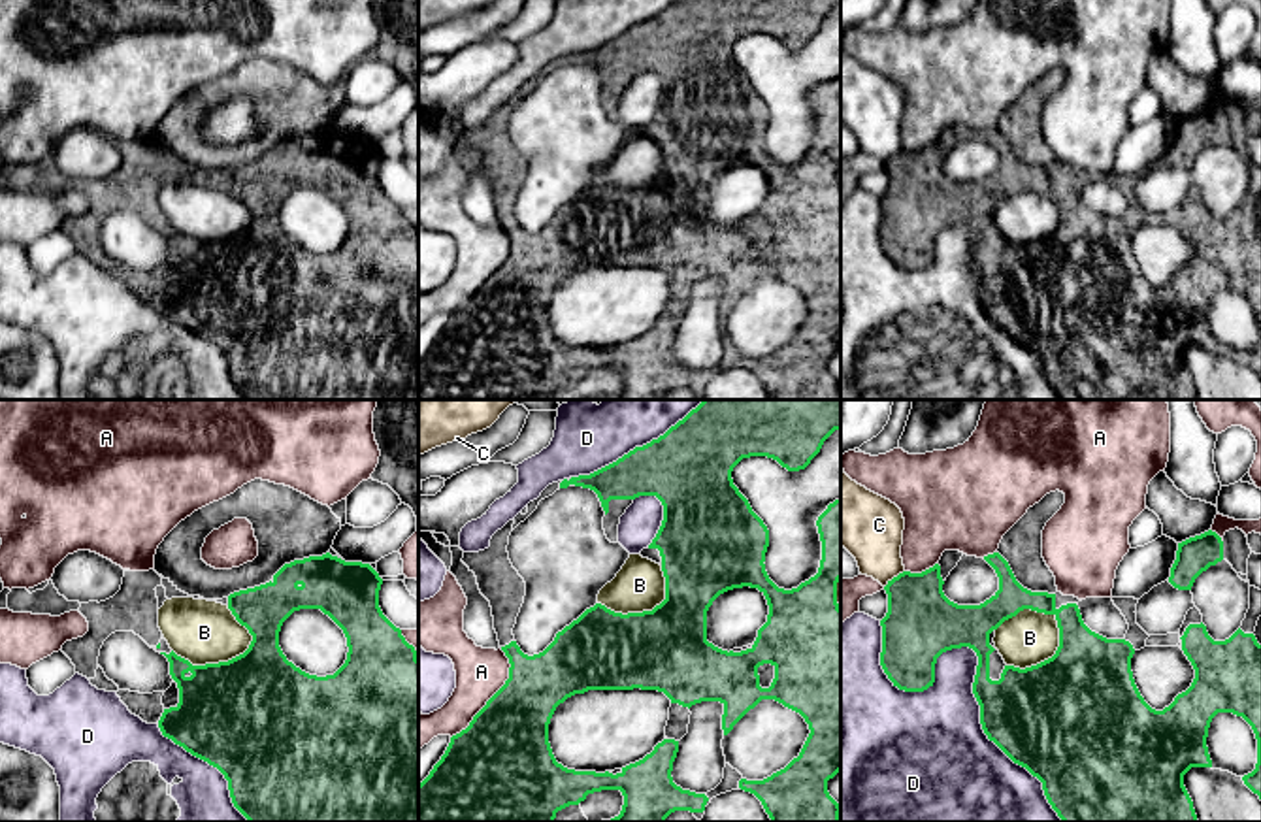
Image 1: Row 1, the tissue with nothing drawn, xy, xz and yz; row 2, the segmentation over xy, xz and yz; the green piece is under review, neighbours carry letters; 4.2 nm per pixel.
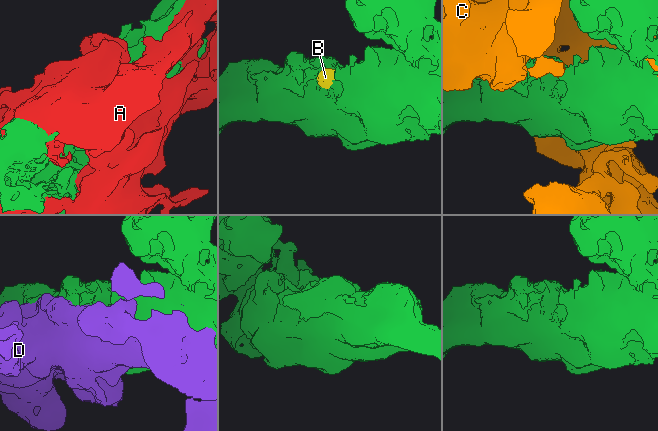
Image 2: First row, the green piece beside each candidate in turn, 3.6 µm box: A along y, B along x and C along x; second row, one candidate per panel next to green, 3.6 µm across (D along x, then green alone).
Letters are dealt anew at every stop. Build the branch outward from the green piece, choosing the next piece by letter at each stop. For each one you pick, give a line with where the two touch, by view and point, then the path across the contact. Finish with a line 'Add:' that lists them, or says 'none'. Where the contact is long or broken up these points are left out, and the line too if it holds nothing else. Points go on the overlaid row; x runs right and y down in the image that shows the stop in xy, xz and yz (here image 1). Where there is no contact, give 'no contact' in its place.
Add: none

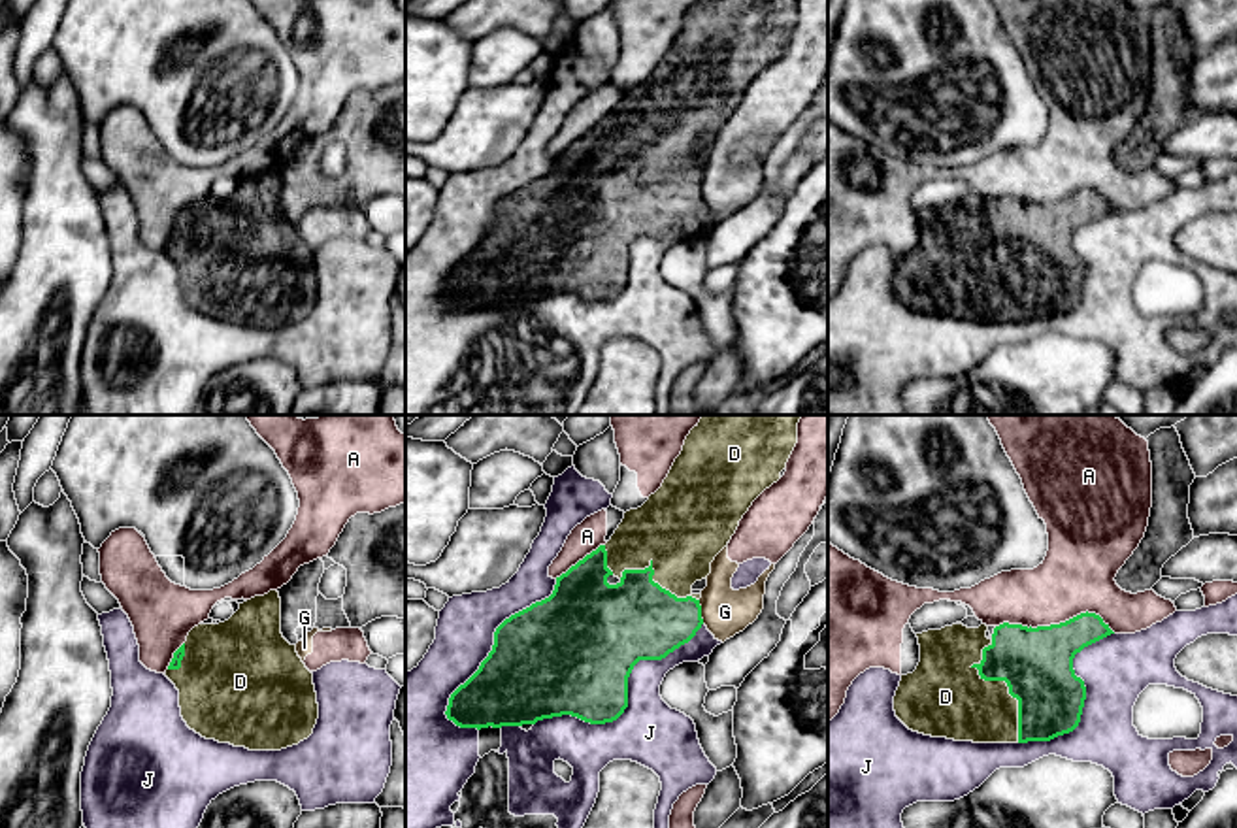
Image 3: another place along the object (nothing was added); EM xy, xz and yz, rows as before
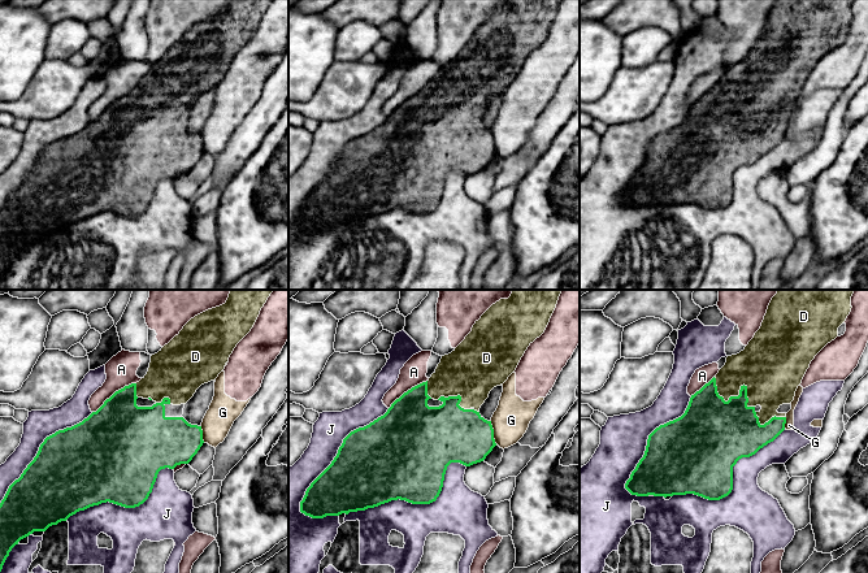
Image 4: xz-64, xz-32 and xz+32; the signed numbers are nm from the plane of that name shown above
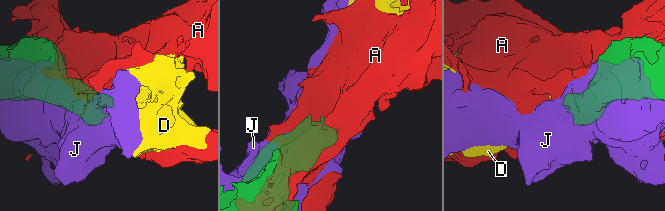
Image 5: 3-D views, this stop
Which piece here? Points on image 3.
D: yz (1006, 681)
Add: D

